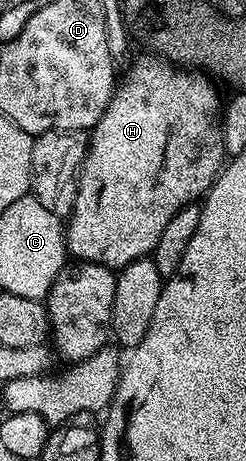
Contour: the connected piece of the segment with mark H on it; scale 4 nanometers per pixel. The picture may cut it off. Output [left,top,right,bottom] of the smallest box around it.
[65,57,228,269]

